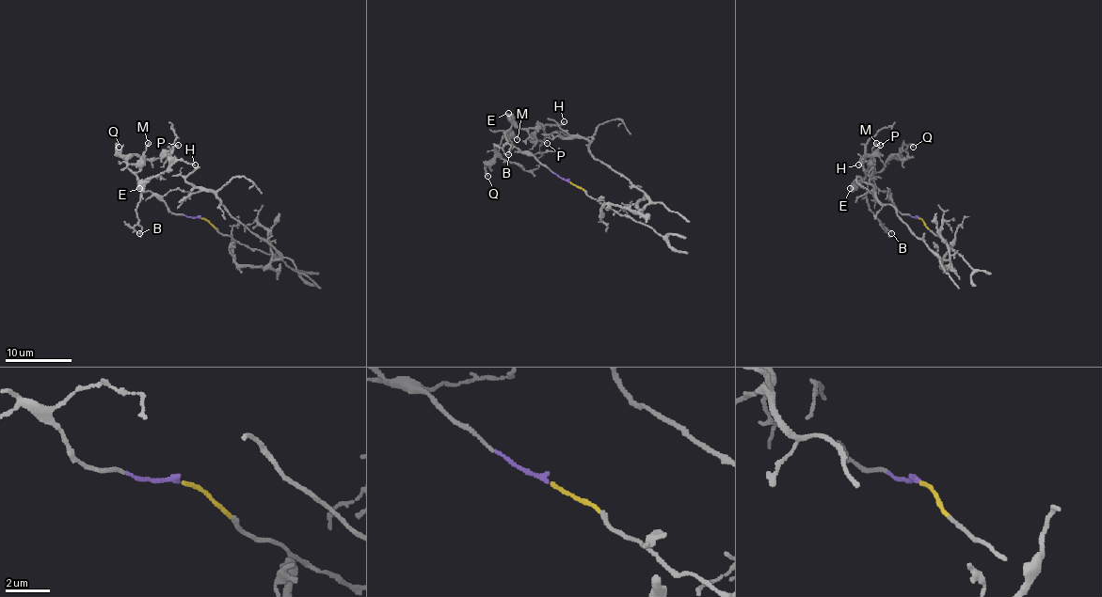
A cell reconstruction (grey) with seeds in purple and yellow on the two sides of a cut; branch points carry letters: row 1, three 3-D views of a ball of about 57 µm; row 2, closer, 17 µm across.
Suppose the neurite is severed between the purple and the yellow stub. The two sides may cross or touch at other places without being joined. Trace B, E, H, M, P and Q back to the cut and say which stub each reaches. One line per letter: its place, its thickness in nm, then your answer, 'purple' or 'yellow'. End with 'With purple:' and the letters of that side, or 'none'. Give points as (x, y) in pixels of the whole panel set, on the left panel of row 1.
B: place (139, 233); calibre 120 nm; purple
E: place (139, 188); calibre 650 nm; yellow
H: place (195, 164); calibre 130 nm; yellow
M: place (148, 143); calibre 150 nm; purple
P: place (178, 145); calibre 120 nm; yellow
Q: place (119, 147); calibre 170 nm; purple
With purple: B, M, Q

